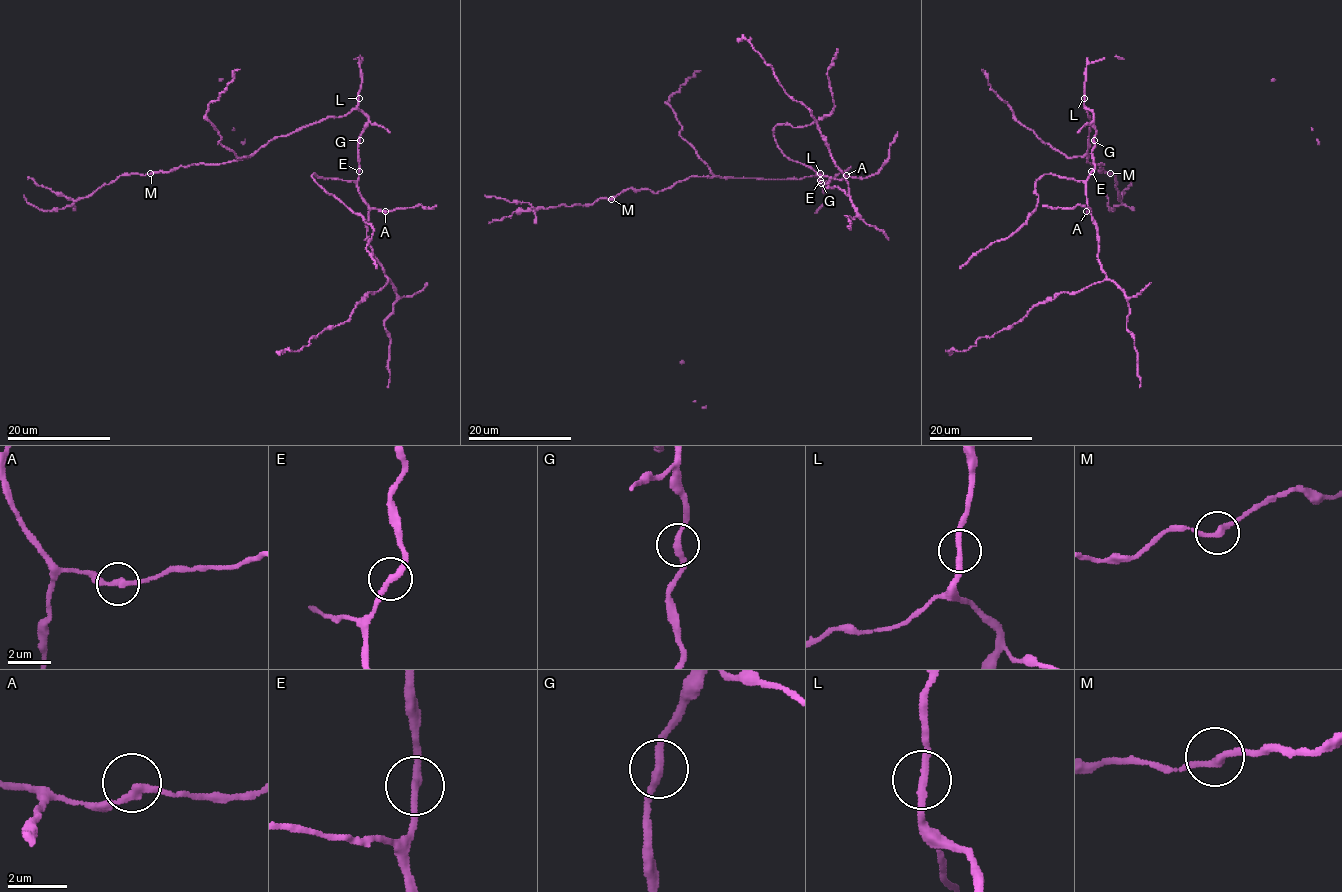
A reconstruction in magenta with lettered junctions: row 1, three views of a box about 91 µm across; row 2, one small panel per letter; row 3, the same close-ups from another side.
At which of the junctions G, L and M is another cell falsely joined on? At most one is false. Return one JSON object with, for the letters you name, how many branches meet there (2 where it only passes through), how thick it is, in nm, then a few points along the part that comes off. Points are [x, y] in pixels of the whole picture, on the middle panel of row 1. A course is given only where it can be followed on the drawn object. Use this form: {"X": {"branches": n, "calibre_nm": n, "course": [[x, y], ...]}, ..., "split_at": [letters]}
{"split_at": []}

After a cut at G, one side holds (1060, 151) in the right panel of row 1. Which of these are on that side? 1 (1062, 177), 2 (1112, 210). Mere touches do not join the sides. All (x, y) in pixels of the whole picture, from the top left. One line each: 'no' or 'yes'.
1: no
2: yes

